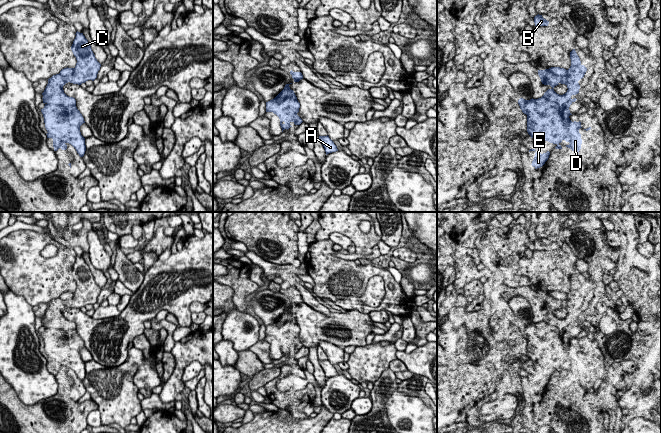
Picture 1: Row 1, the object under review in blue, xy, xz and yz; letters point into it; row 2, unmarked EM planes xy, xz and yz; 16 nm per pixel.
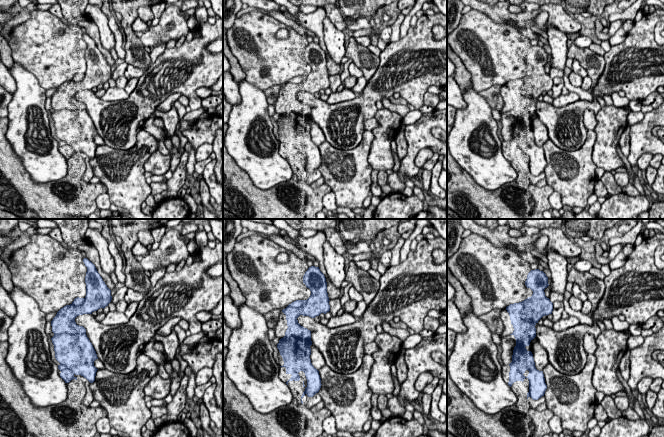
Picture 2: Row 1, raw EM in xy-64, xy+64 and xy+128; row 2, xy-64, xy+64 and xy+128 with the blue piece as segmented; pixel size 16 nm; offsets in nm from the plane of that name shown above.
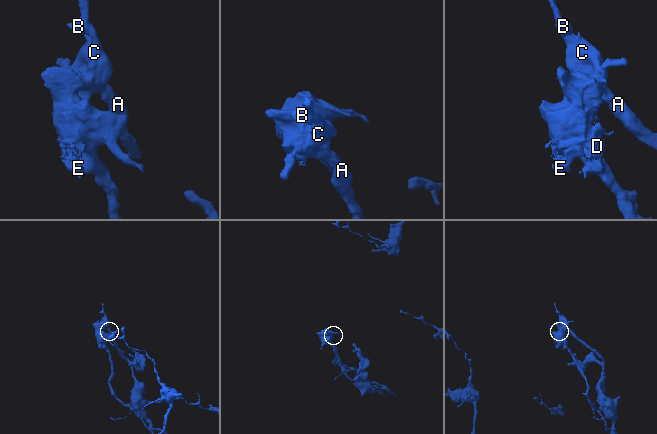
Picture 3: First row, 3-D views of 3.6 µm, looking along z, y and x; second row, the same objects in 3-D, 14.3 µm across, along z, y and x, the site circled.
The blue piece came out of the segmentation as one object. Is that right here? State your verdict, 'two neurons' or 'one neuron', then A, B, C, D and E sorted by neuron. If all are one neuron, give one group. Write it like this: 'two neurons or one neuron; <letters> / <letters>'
two neurons; A B C / D E

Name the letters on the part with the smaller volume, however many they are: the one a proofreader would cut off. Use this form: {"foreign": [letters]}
{"foreign": ["D", "E"]}

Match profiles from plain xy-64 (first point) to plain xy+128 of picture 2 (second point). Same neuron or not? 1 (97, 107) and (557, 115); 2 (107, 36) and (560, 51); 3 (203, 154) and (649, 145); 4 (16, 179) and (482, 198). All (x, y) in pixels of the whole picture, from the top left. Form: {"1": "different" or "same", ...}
{"1": "same", "2": "same", "3": "different", "4": "same"}

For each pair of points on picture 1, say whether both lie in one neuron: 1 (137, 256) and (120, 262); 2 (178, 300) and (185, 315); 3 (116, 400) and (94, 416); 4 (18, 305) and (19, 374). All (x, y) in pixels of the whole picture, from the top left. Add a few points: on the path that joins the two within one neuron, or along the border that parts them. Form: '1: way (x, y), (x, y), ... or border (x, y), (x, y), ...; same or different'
1: border (126, 255), (133, 263); different
2: way (178, 304), (181, 311); same
3: border (97, 409), (102, 422); different
4: way (18, 322), (11, 357); same

